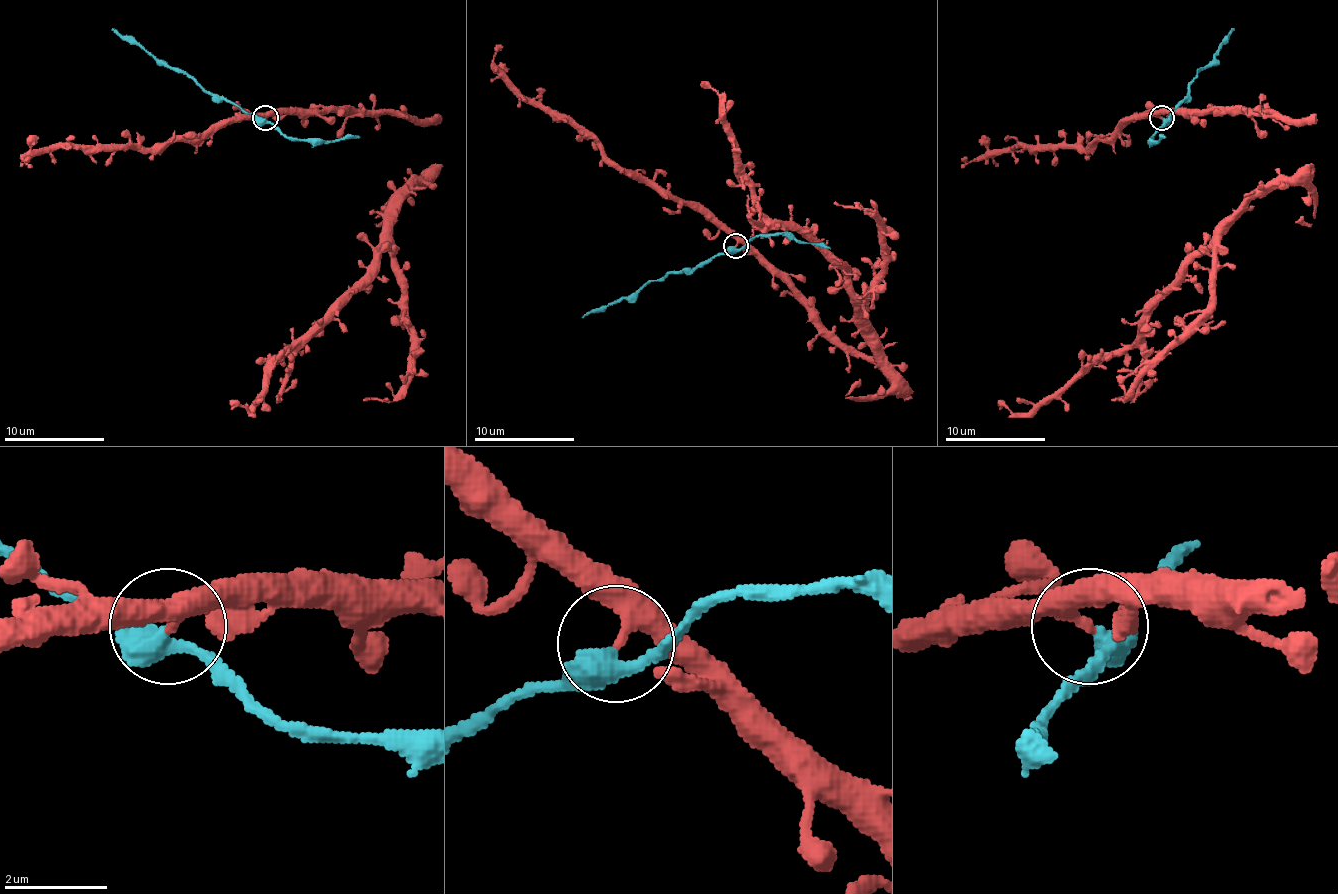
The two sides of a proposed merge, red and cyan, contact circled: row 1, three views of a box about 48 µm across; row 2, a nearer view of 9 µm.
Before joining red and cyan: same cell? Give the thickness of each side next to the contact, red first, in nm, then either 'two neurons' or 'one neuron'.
240 nm thick on the red side, 360 nm on the other; two neurons

